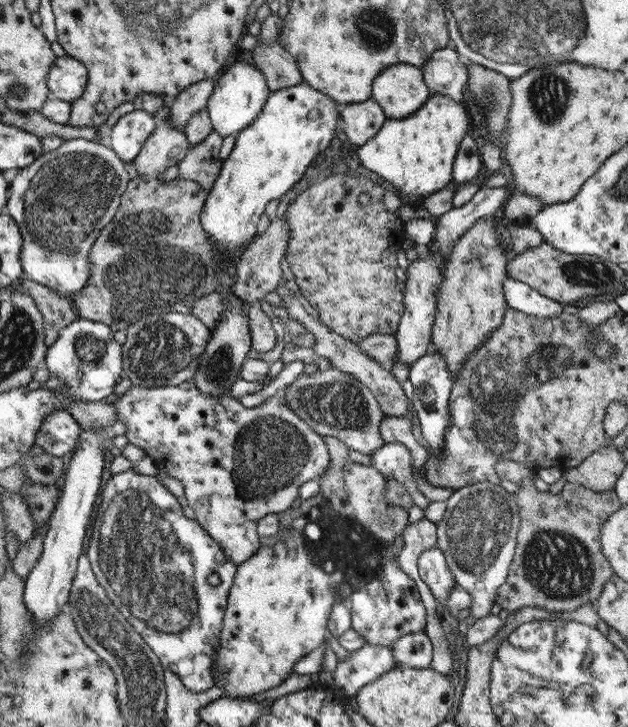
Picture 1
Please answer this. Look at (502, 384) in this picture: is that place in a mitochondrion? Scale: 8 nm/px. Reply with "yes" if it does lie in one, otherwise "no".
yes

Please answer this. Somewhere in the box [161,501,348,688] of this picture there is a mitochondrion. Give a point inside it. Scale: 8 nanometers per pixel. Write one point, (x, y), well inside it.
(222, 667)

